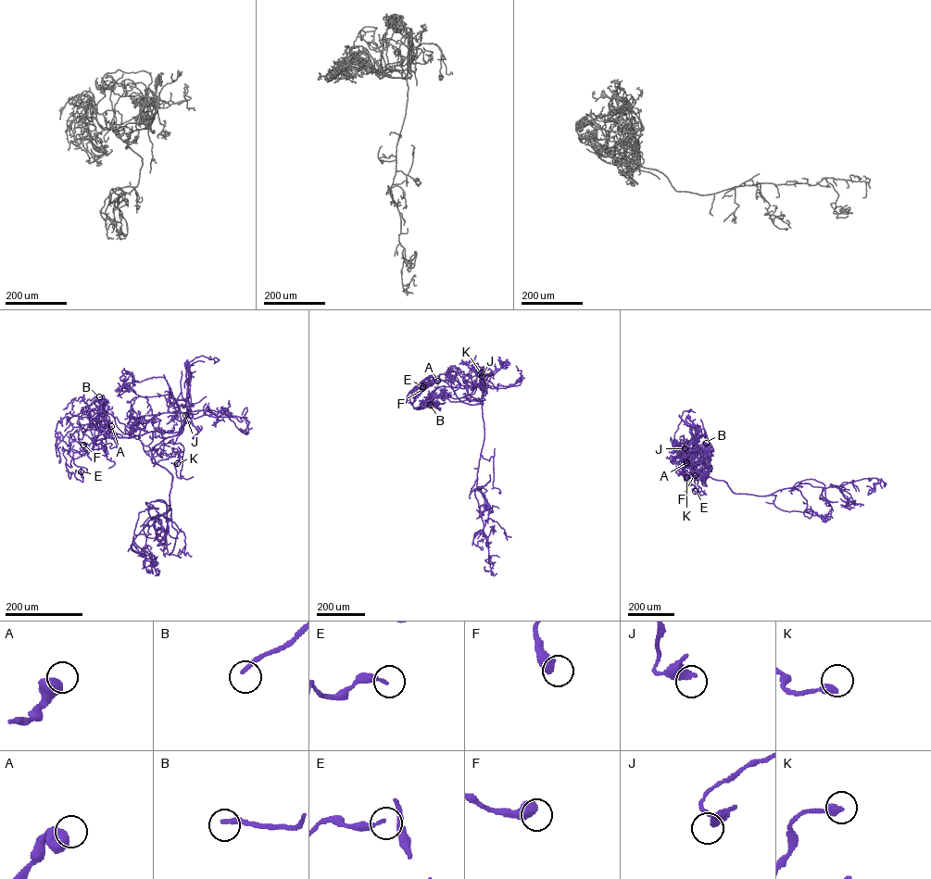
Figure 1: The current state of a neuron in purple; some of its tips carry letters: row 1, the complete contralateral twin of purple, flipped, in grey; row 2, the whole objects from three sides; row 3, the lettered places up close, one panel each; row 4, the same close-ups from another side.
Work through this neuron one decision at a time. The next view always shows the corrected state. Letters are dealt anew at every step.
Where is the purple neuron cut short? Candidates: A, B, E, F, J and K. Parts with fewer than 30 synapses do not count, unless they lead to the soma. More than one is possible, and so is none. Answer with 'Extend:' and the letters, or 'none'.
Extend: none

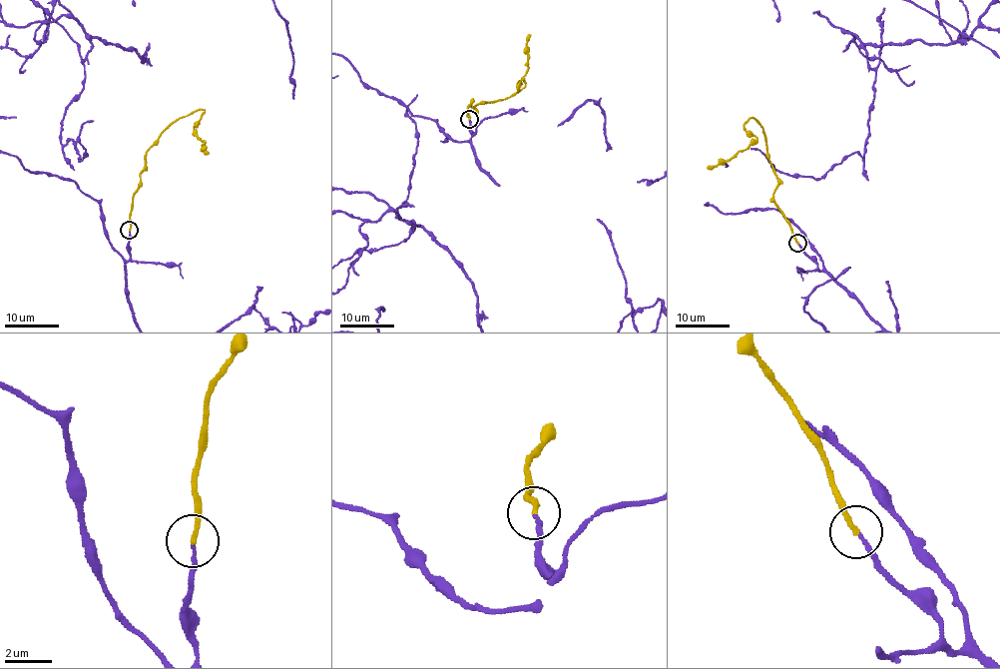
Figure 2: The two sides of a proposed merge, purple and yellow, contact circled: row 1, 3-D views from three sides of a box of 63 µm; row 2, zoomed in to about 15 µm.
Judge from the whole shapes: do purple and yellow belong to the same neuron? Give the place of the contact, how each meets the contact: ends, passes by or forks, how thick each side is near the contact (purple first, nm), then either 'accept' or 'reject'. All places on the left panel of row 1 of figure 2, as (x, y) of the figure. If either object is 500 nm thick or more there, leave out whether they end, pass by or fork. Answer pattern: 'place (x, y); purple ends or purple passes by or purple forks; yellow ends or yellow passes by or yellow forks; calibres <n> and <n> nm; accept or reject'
place (129, 230); purple ends; yellow ends; calibres 150 and 200 nm; accept

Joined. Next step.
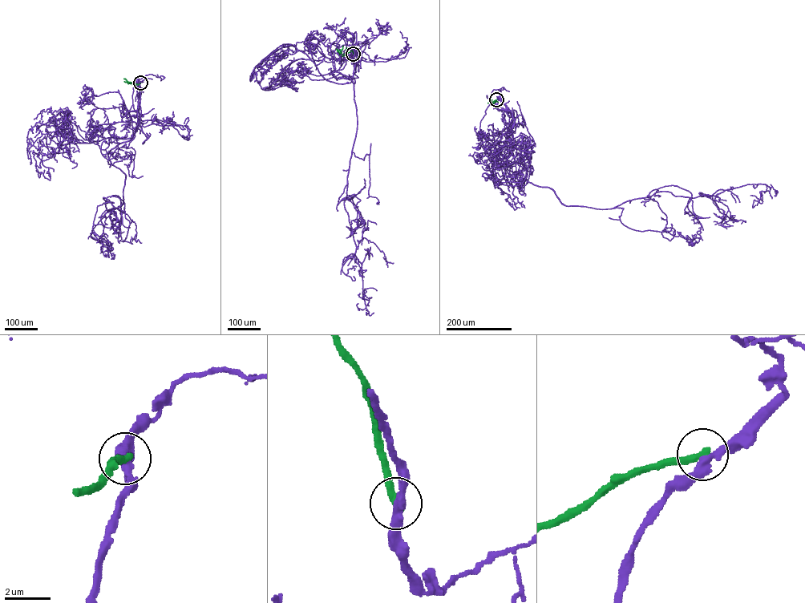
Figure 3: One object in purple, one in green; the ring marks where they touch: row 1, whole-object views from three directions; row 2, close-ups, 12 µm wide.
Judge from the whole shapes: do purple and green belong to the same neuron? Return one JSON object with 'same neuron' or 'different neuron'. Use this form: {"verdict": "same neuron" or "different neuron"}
{"verdict": "different neuron"}

